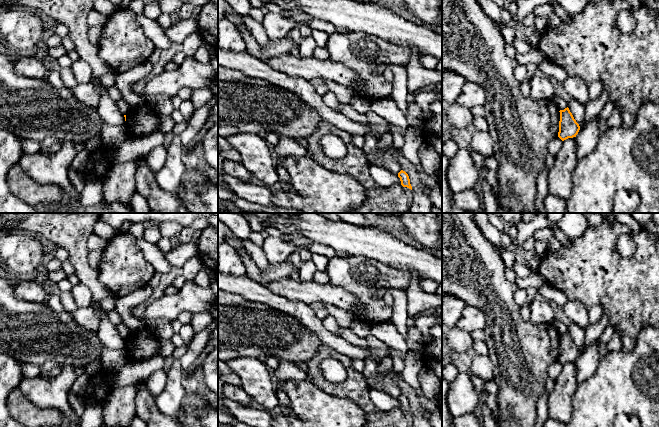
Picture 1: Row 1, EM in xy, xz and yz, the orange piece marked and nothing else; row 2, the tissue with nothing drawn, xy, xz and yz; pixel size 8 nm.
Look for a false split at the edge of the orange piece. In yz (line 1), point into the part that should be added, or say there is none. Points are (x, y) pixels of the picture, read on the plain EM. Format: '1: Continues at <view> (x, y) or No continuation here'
1: No continuation here

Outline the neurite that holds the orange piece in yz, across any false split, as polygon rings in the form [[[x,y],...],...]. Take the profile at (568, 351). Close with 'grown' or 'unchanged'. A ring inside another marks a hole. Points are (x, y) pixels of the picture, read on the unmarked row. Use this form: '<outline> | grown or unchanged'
[[[569,332],[560,334],[559,356],[558,361],[564,365],[568,362],[576,361],[580,354],[579,348],[574,343]]] | unchanged

